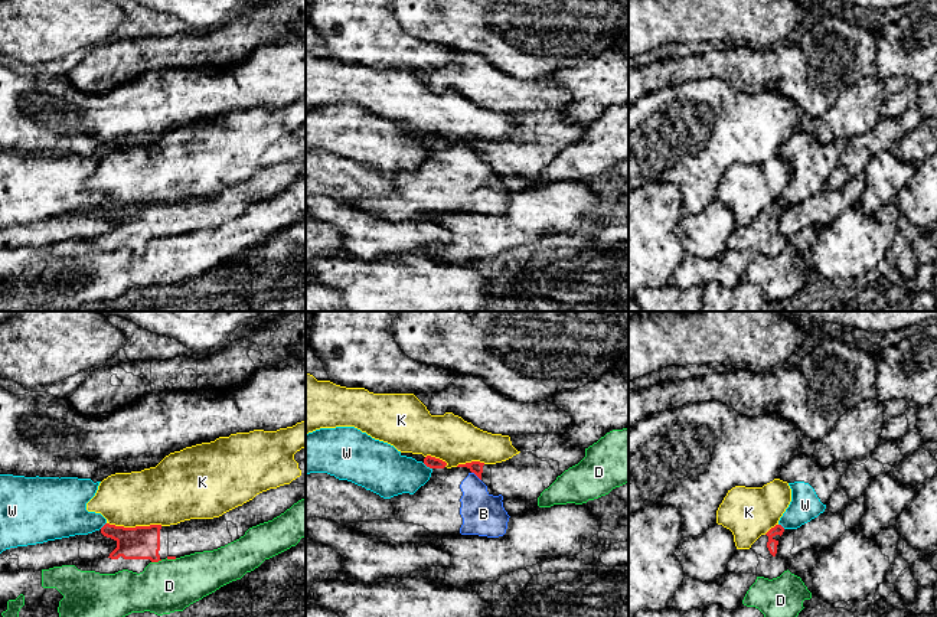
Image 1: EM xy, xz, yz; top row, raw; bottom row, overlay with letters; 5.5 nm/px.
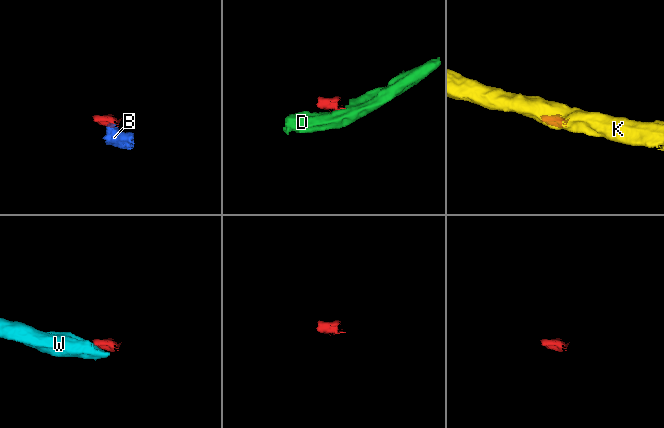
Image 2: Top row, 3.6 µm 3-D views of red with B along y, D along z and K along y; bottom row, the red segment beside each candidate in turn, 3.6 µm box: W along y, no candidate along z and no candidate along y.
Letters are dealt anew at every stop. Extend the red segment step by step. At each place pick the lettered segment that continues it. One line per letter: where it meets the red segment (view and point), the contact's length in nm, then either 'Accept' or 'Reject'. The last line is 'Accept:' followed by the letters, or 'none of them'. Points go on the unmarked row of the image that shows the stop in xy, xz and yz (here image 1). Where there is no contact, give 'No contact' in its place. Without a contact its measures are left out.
B: Touches red at xz (476, 152). Shared border 80 nm. Reject
D: Touches red at xy (156, 238). Shared border 70 nm. Reject
K: Touches red at xy (136, 203). Shared border 320 nm. Reject
W: Touches red at xz (427, 143). Shared border 70 nm. Reject
Accept: none of them

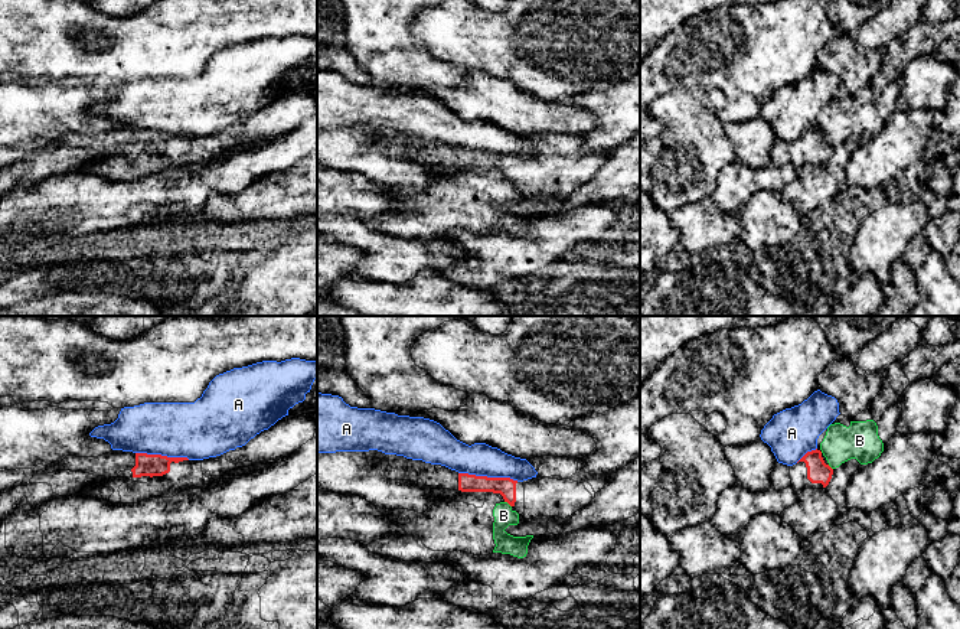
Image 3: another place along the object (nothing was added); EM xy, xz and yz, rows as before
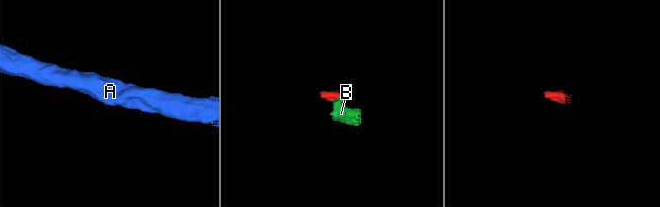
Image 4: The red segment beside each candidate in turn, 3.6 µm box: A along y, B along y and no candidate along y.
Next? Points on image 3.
A: Touches red at xz (489, 155). Shared border 340 nm. Reject
B: Touches red at xz (508, 179). Shared border 50 nm. Reject
Accept: none of them

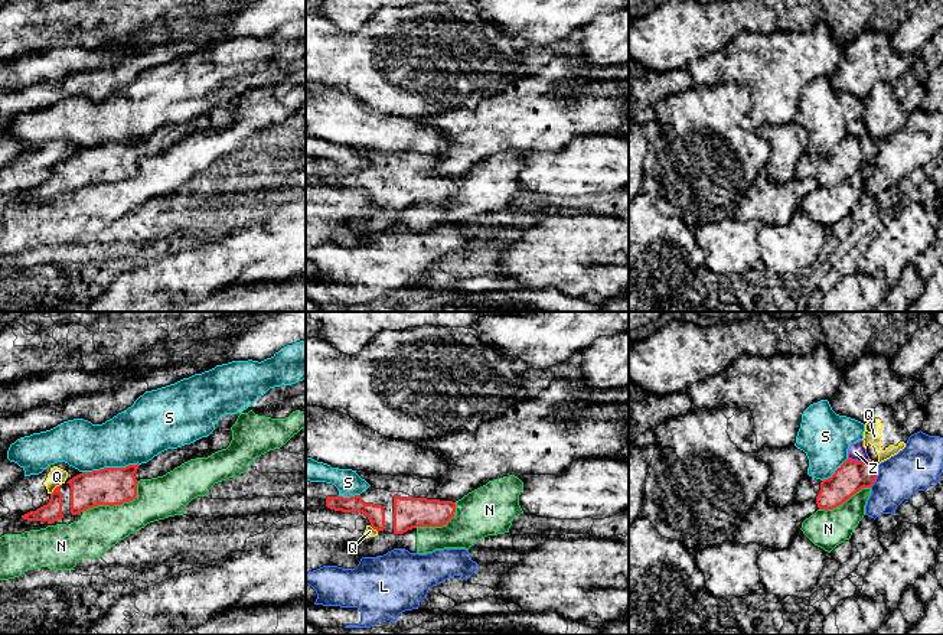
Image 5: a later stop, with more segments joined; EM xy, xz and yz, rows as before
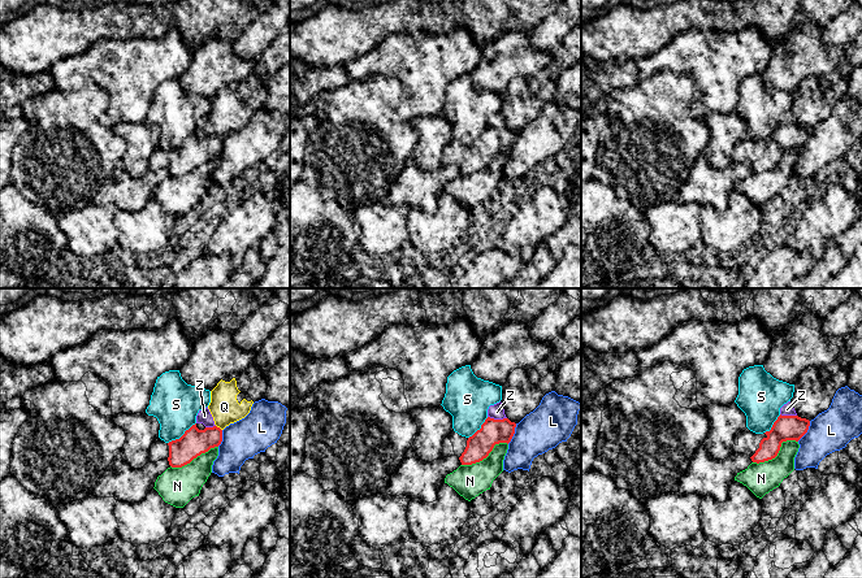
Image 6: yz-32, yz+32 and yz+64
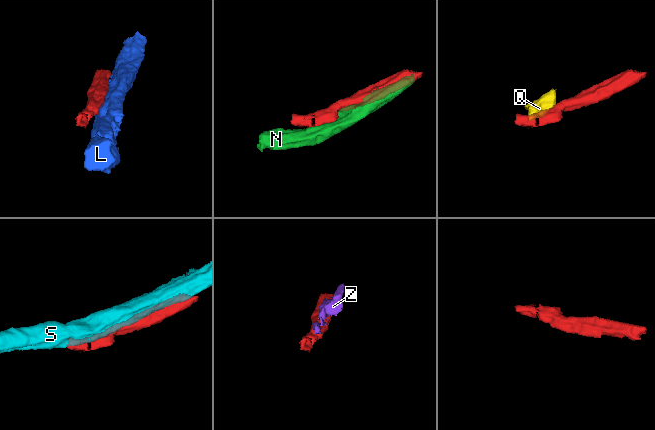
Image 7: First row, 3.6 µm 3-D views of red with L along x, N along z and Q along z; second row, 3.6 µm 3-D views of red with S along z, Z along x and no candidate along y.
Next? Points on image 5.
L: Touches red at yz (875, 153). Shared border 140 nm. Reject
N: Touches red at xy (116, 181). Shared border 360 nm. Reject
Q: Touches red at xy (55, 165). Shared border 90 nm. Reject
S: Touches red at xy (110, 145). Shared border 320 nm. Reject
Z: Touches red at yz (857, 137). Shared border 120 nm. Reject
Accept: none of them

